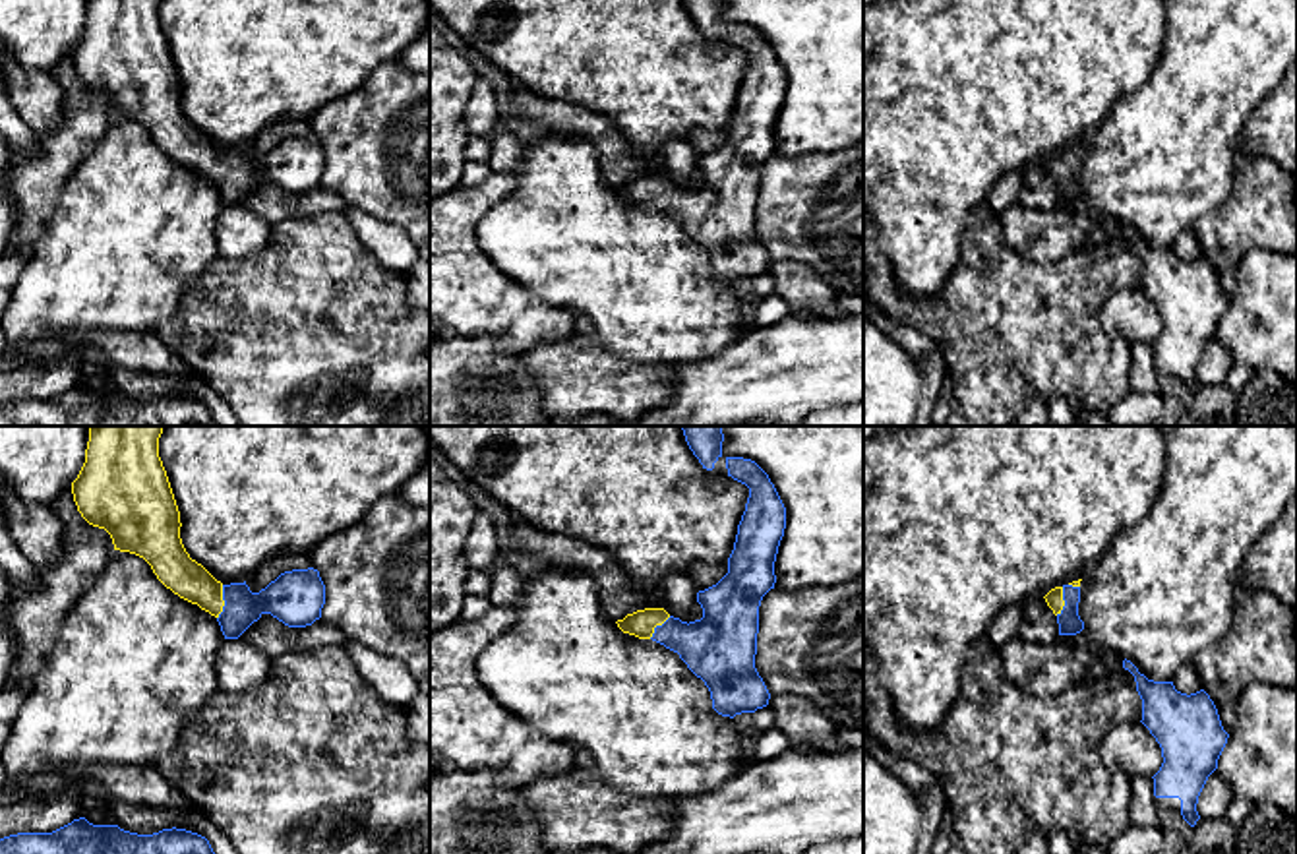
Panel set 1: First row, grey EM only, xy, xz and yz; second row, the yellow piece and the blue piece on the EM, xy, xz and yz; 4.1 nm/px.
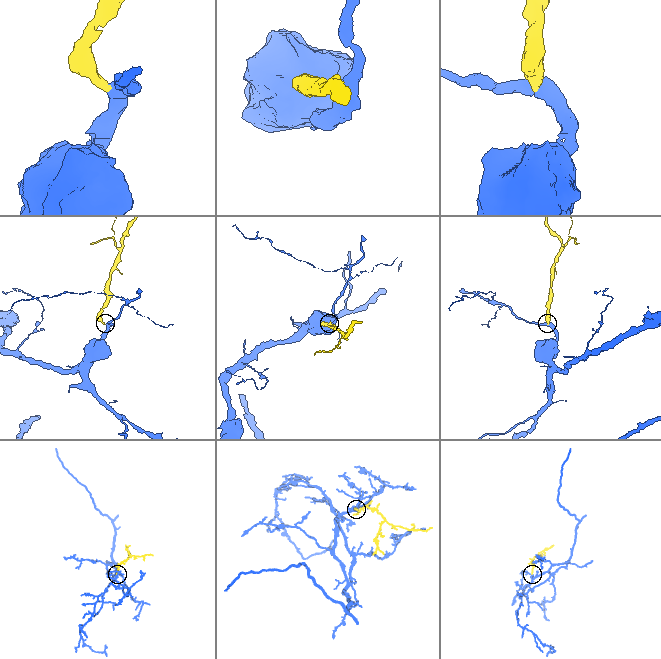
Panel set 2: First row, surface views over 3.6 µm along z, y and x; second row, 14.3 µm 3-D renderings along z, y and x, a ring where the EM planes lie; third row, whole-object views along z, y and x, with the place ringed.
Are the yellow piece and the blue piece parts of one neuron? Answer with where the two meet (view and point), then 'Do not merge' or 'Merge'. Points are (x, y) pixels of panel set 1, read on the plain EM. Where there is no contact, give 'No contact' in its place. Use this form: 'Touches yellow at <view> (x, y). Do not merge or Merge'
Touches yellow at xy (223, 169). Merge

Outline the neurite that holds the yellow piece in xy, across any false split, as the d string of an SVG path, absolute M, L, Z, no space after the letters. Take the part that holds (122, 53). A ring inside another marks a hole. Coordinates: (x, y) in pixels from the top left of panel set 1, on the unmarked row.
M89 0L85 29L72 48L81 83L105 95L114 116L143 124L174 161L215 182L225 205L238 205L263 180L288 194L306 194L319 186L325 151L314 134L285 137L259 159L252 159L246 147L223 151L190 124L180 105L180 77L159 23L159 4L161 0Z

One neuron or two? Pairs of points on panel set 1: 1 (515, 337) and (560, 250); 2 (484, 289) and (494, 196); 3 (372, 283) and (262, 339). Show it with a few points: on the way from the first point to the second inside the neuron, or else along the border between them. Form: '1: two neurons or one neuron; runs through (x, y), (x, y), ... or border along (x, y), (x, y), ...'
1: two neurons; border along (500, 270), (546, 303), (564, 306), (577, 316)
2: one neuron; runs through (465, 266), (465, 221), (471, 215)
3: one neuron; runs through (345, 310), (312, 337), (289, 337)

